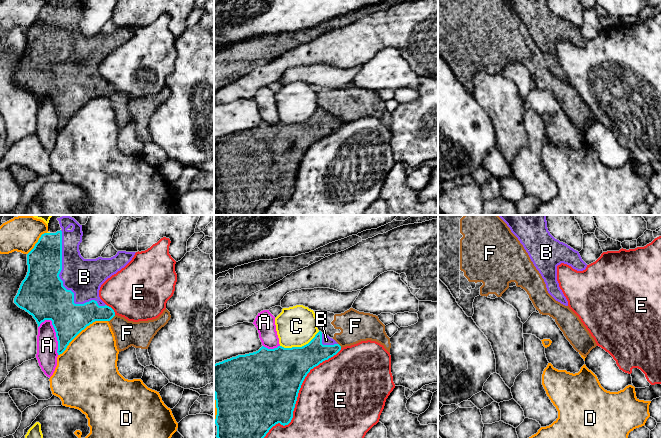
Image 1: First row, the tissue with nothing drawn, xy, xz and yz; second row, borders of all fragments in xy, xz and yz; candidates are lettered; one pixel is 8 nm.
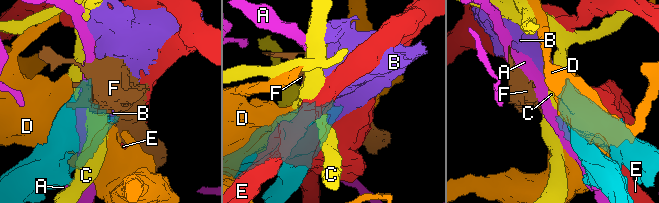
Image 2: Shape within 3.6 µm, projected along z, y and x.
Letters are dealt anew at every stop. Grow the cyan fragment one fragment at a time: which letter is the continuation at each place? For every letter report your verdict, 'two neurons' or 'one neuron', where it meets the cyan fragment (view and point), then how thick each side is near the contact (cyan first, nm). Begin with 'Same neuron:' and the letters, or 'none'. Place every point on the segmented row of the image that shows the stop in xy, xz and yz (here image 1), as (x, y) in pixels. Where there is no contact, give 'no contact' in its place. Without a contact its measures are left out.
Same neuron: B
A: two neurons; contact xy (56, 335); calibres 280 and 180 nm
B: one neuron; contact xy (62, 282); calibres 360 and 300 nm
C: two neurons; contact xz (299, 347); calibres 380 and 320 nm
D: two neurons; contact xy (81, 330); calibres 280 and 420 nm
E: two neurons; contact xz (297, 395); calibres 500 and 500 nm
F: two neurons; contact xy (111, 318); calibres 200 and 200 nm

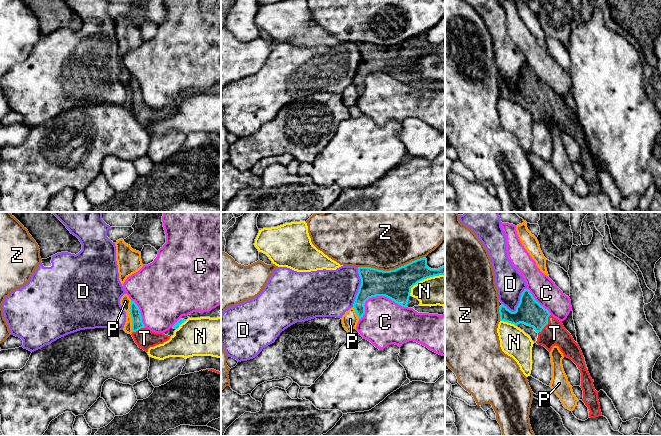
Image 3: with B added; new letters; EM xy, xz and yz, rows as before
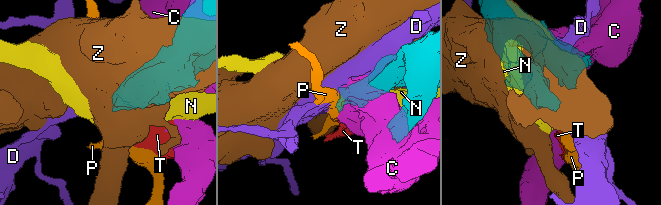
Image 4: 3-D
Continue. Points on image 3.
Same neuron: T
C: two neurons; contact xz (377, 295); calibres 240 and 360 nm
D: two neurons; contact xz (359, 287); calibres 220 and 380 nm
N: two neurons; contact xz (424, 278); calibres 240 and 260 nm
P: two neurons; contact xy (131, 316); calibres 90 and 90 nm
T: one neuron; contact yz (547, 323); calibres 200 and 190 nm
Z: two neurons; contact xz (391, 270); calibres 240 and 480 nm

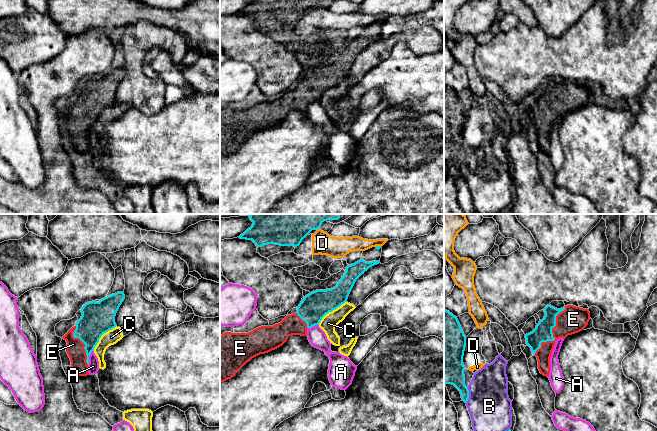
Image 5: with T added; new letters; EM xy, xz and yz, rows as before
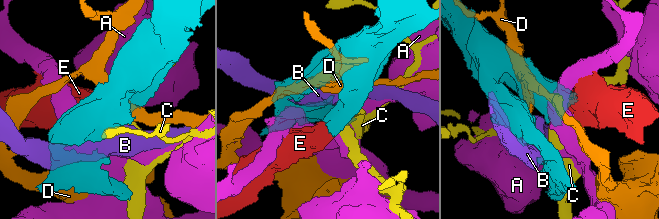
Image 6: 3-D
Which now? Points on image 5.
Same neuron: E
A: two neurons; contact xy (88, 357); calibres 220 and 90 nm
B: two neurons; contact yz (468, 395); calibres 220 and 340 nm
C: two neurons; contact xz (331, 311); calibres 220 and 130 nm
D: two neurons; contact xz (377, 246); calibres 30 and 130 nm
E: one neuron; contact yz (552, 335); calibres 140 and 220 nm

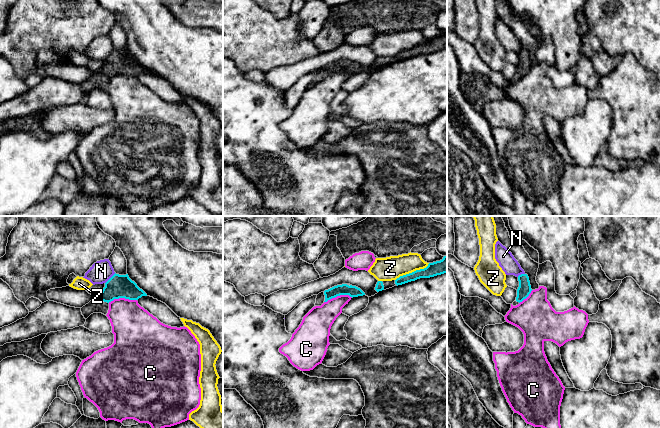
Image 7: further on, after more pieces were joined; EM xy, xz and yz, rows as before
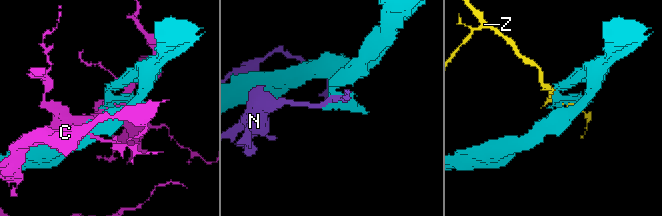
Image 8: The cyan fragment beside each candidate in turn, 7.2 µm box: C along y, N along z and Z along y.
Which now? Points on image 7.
Same neuron: none
C: two neurons; contact xy (122, 297); calibres 190 and 340 nm
N: two neurons; contact xy (110, 278); calibres 190 and 170 nm
Z: two neurons; contact xz (412, 272); calibres 110 and 190 nm

